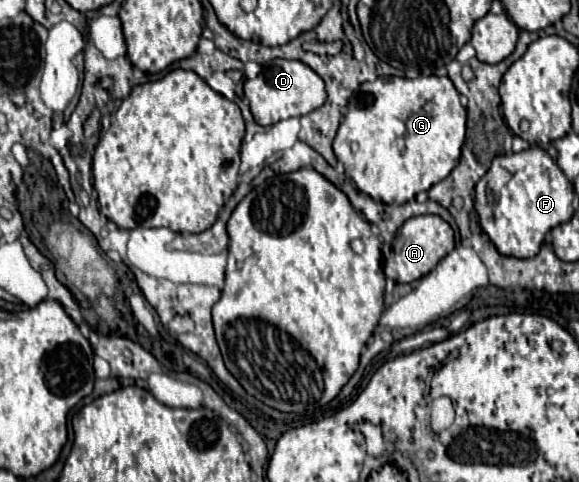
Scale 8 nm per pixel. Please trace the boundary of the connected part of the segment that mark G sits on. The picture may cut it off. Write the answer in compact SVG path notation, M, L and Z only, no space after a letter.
M380 76L374 82L364 82L348 100L344 120L334 138L334 154L344 164L346 174L356 182L360 192L384 204L404 204L452 172L460 158L464 134L466 110L460 104L460 94L450 78L420 76L410 80Z

